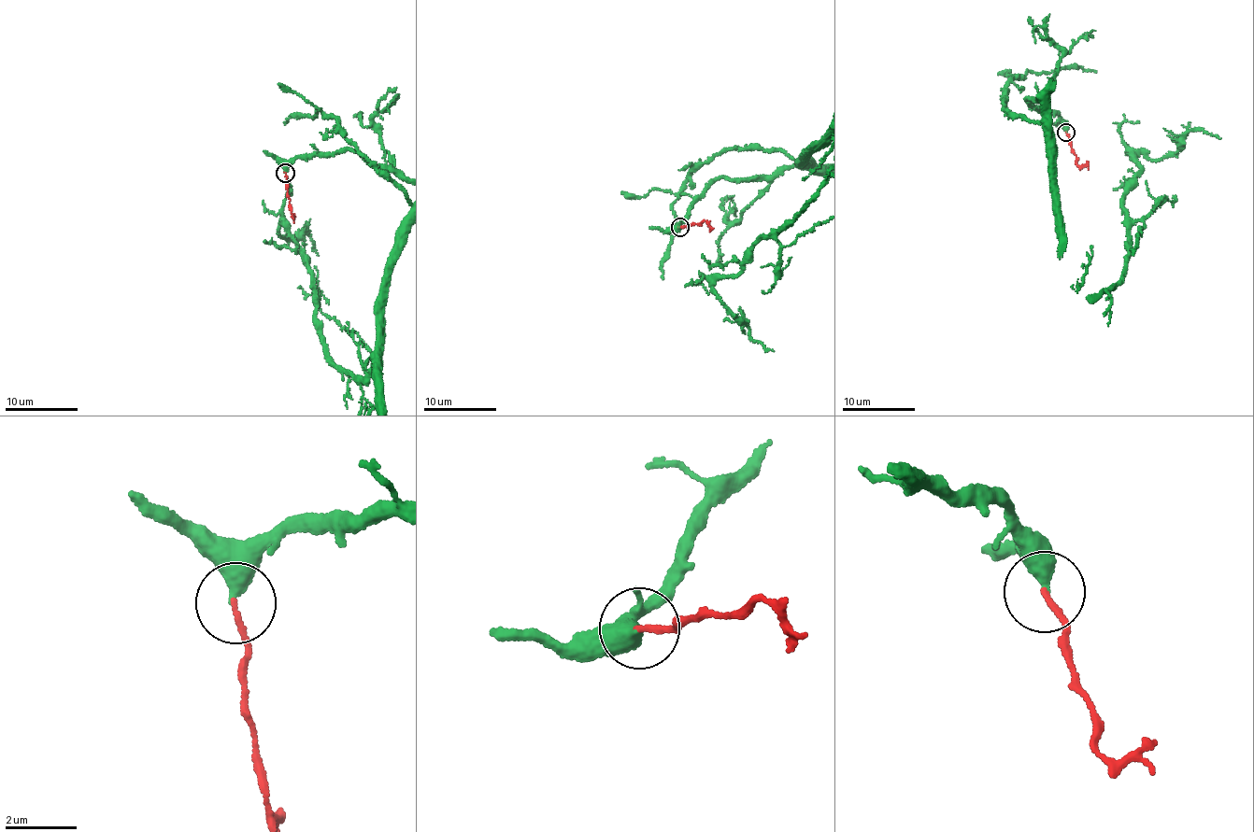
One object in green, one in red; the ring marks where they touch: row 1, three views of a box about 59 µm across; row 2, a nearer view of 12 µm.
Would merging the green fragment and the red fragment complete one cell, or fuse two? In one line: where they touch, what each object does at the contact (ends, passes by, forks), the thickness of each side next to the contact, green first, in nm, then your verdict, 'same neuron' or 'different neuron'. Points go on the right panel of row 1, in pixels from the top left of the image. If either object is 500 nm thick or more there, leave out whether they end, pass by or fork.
(1066, 132) | green ends | red ends | 400/150 nm | same neuron

